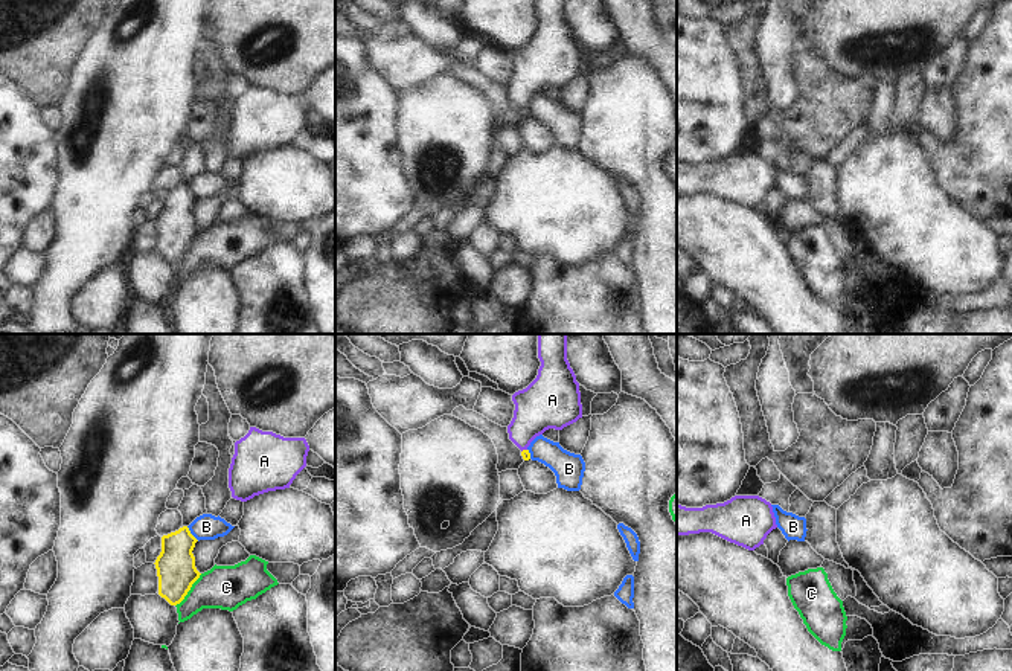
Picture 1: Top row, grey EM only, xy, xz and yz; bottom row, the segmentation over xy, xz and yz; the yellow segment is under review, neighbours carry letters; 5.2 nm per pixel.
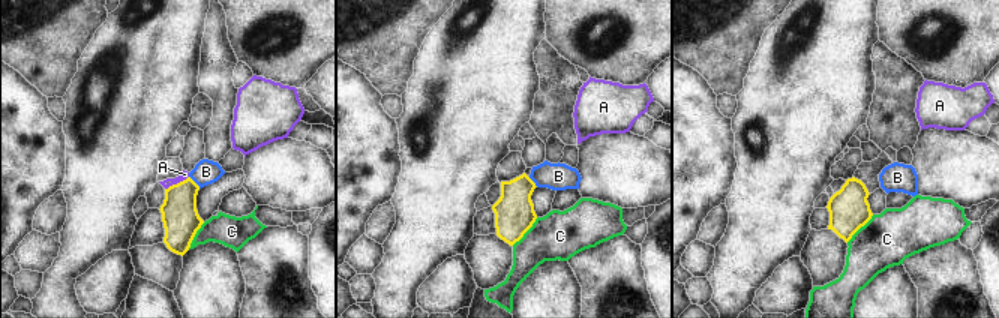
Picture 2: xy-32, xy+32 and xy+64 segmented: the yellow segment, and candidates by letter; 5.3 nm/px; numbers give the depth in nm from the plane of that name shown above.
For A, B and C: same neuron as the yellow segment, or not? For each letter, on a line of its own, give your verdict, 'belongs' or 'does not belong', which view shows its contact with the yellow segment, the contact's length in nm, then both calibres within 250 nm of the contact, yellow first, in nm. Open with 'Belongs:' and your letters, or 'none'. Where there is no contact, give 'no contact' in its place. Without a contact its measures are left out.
Belongs: none
A: does not belong | xz | 40 nm | 50/260 nm
B: does not belong | xy | 100 nm | 200/140 nm
C: does not belong | xy | 220 nm | 200/240 nm

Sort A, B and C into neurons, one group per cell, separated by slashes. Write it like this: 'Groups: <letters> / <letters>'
Groups: A / B / C

